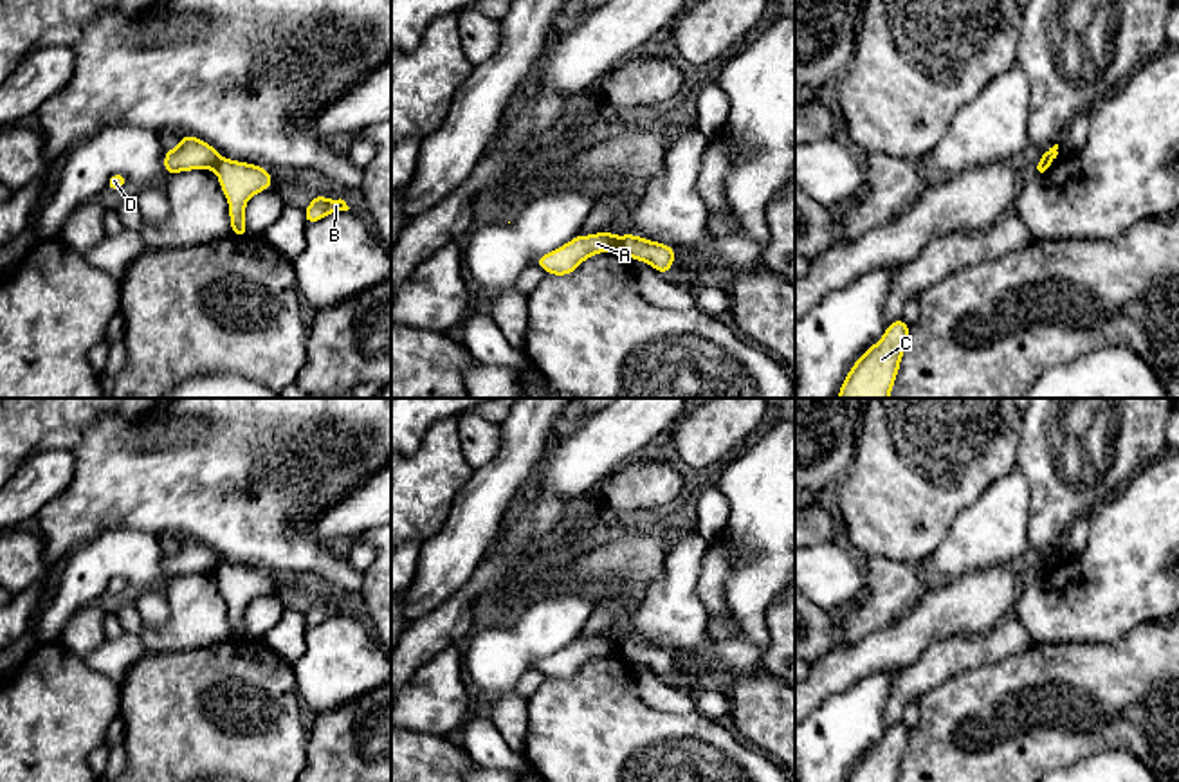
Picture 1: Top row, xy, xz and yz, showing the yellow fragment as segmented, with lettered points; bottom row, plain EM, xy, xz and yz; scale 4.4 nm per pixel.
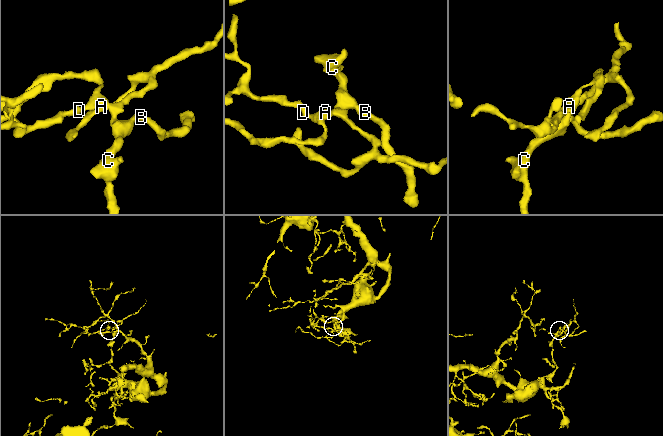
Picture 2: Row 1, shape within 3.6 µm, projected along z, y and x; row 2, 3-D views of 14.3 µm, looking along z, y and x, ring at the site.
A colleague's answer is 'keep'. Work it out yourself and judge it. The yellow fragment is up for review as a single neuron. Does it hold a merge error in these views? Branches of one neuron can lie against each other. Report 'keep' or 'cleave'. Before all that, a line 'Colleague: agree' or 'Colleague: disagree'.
Colleague: disagree
cleave

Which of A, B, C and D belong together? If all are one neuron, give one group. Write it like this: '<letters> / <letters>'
A D / B C

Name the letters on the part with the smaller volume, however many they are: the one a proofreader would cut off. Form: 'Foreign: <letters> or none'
Foreign: A, D

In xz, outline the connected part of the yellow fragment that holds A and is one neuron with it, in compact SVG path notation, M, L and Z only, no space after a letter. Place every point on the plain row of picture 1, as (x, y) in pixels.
M600 634L590 640L577 638L562 650L539 659L535 668L552 679L570 679L580 670L584 663L600 656L618 654L622 654L620 641L609 634Z

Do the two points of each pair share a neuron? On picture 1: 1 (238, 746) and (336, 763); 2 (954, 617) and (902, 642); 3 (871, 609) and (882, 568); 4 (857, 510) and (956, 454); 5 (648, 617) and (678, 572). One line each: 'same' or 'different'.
1: different
2: same
3: same
4: same
5: same

